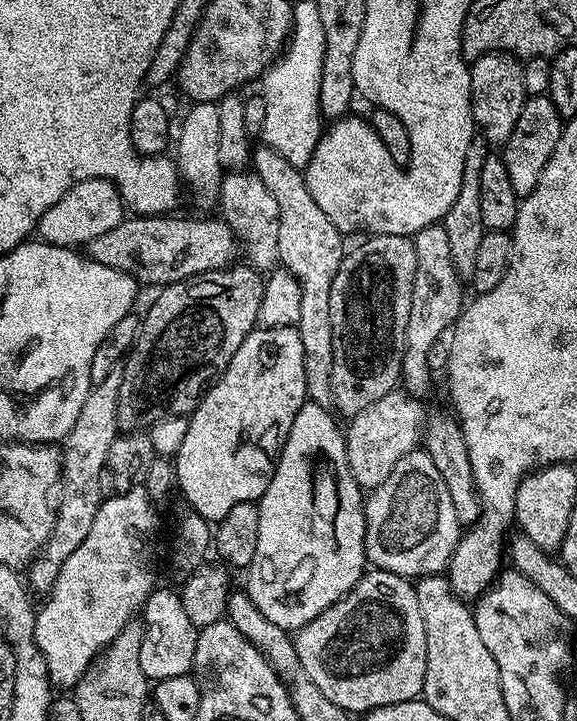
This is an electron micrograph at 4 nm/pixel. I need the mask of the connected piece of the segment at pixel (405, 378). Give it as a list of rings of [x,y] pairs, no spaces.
[[[437,222],[418,230],[411,237],[414,242],[414,258],[418,258],[418,270],[414,270],[414,294],[410,302],[410,322],[406,322],[406,346],[402,354],[400,379],[409,393],[420,394],[432,384],[434,372],[428,361],[429,349],[434,342],[444,340],[446,333],[466,307],[462,278],[454,266],[450,254],[450,237],[443,223]]]

